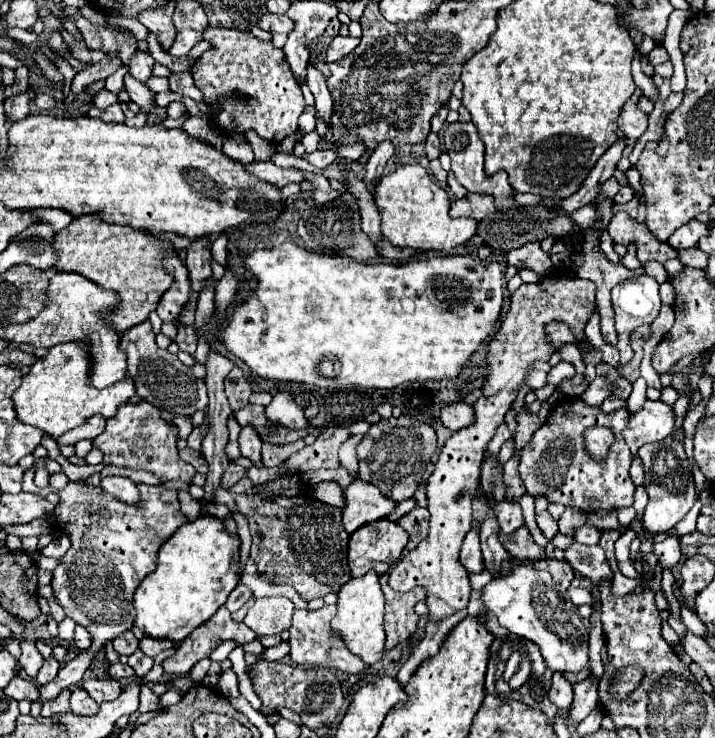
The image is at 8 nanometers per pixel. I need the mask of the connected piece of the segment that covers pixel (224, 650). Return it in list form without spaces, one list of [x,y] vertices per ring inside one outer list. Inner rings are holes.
[[[227,640],[227,642],[223,642],[221,646],[217,646],[209,656],[211,656],[211,660],[215,660],[215,662],[221,662],[221,660],[225,660],[227,656],[229,656],[229,652],[233,650],[233,648],[237,648],[237,642],[233,642],[233,640]]]

